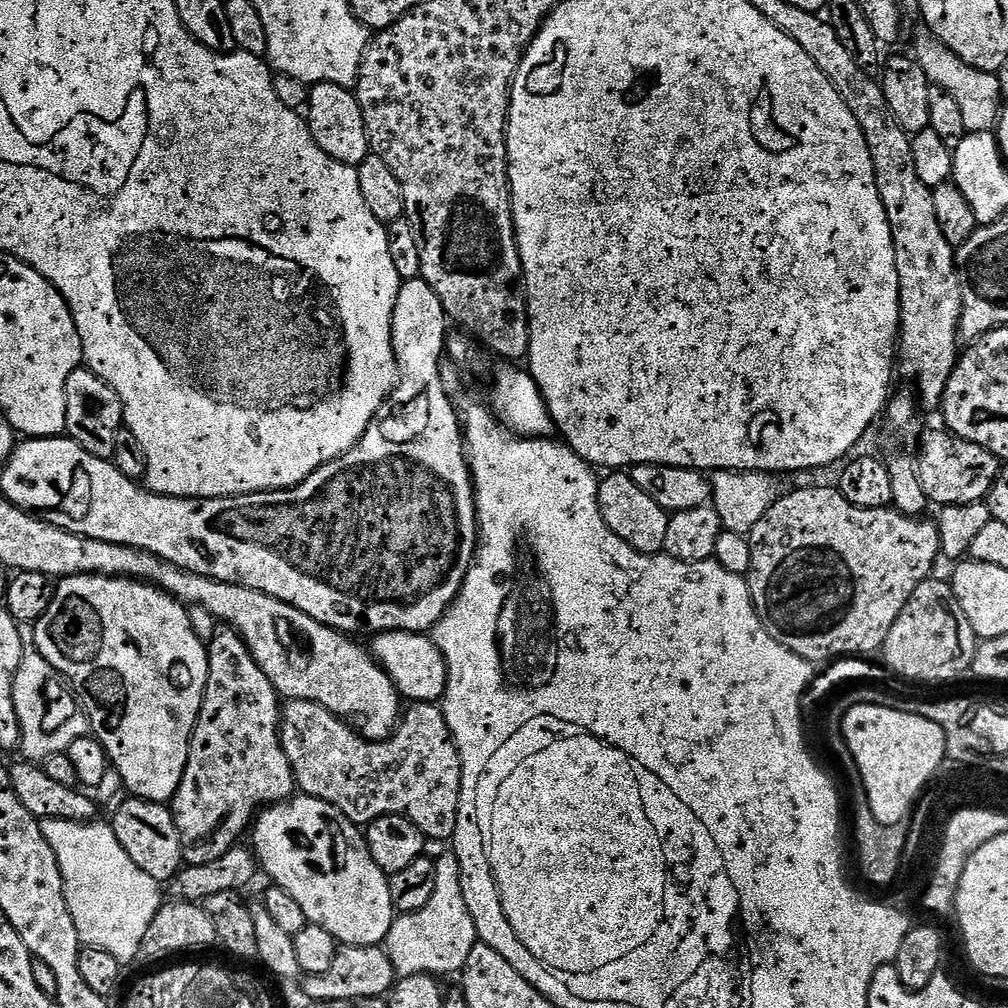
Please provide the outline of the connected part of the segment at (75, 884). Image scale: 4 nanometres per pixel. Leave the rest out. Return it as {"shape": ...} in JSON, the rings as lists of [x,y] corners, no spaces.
{"shape":[[[41,820],[40,829],[58,858],[64,893],[81,945],[101,948],[121,962],[136,960],[142,938],[162,903],[161,881],[134,866],[134,858],[122,850],[111,823],[79,820]]]}

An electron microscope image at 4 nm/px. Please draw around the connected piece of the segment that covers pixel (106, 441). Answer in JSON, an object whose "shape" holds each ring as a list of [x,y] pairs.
{"shape":[[[81,366],[66,378],[66,432],[75,444],[103,460],[111,460],[118,434],[125,427],[122,398],[98,374]]]}

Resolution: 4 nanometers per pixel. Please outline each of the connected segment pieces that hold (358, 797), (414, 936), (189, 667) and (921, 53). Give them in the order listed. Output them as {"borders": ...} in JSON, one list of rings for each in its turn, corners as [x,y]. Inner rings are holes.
{"borders":[[[[288,700],[280,718],[280,741],[296,775],[296,787],[305,796],[330,802],[357,826],[367,826],[383,816],[405,816],[424,832],[429,841],[451,841],[458,826],[462,762],[451,739],[440,740],[440,732],[412,716],[403,721],[387,740],[367,740],[346,720],[309,700]]],[[[454,854],[435,857],[436,881],[434,898],[422,910],[397,915],[388,931],[386,951],[397,977],[434,976],[444,978],[447,972],[459,973],[470,950],[478,943],[474,930],[474,918],[466,910],[466,898],[462,890],[460,863]]],[[[95,572],[85,576],[66,576],[56,584],[56,594],[50,604],[50,610],[34,625],[36,631],[35,651],[48,663],[53,673],[59,674],[70,685],[79,705],[88,717],[91,731],[108,752],[111,767],[120,775],[120,780],[129,788],[137,800],[171,801],[173,794],[182,782],[182,774],[188,761],[188,743],[196,728],[196,719],[204,701],[204,691],[208,681],[208,649],[205,641],[200,640],[192,625],[189,609],[162,588],[151,582],[133,580],[126,576],[97,576]]],[[[927,38],[914,51],[914,59],[926,70],[926,78],[932,85],[941,88],[943,92],[956,92],[962,105],[962,122],[966,122],[966,133],[991,132],[997,127],[1002,105],[1000,105],[1000,76],[994,72],[983,72],[958,58],[950,46],[941,40]],[[956,71],[960,71],[960,76]],[[960,80],[964,85],[959,88]],[[972,107],[972,108],[971,108]]]]}

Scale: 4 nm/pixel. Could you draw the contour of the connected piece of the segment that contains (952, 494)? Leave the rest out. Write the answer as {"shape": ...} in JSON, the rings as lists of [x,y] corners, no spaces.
{"shape":[[[947,430],[928,432],[924,436],[924,453],[918,456],[920,481],[929,501],[936,506],[978,504],[987,501],[992,487],[1000,477],[1002,461],[990,450],[969,440],[953,436]]]}

